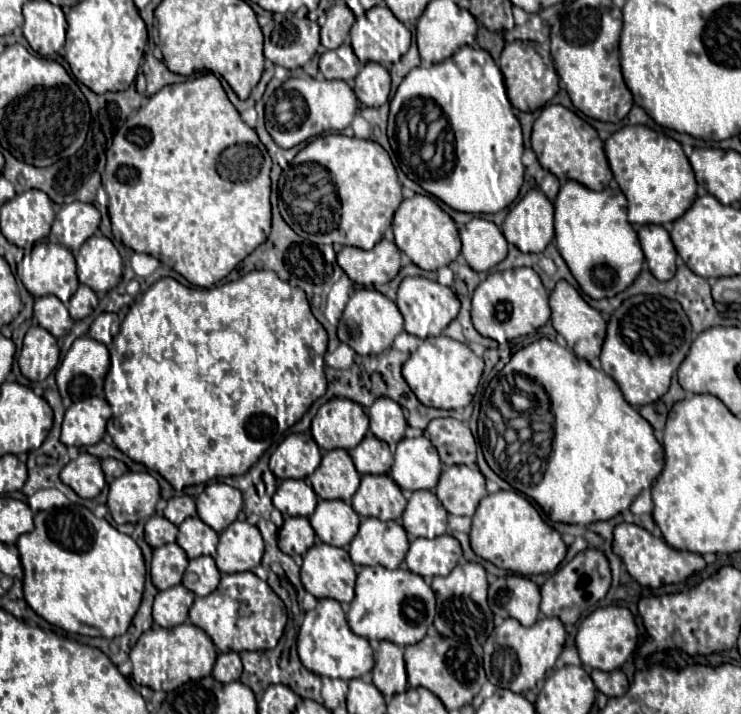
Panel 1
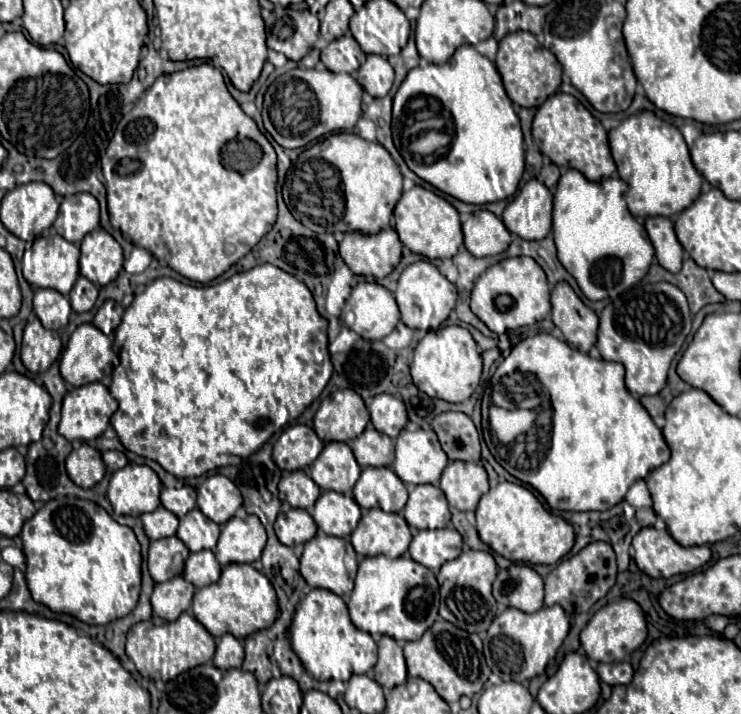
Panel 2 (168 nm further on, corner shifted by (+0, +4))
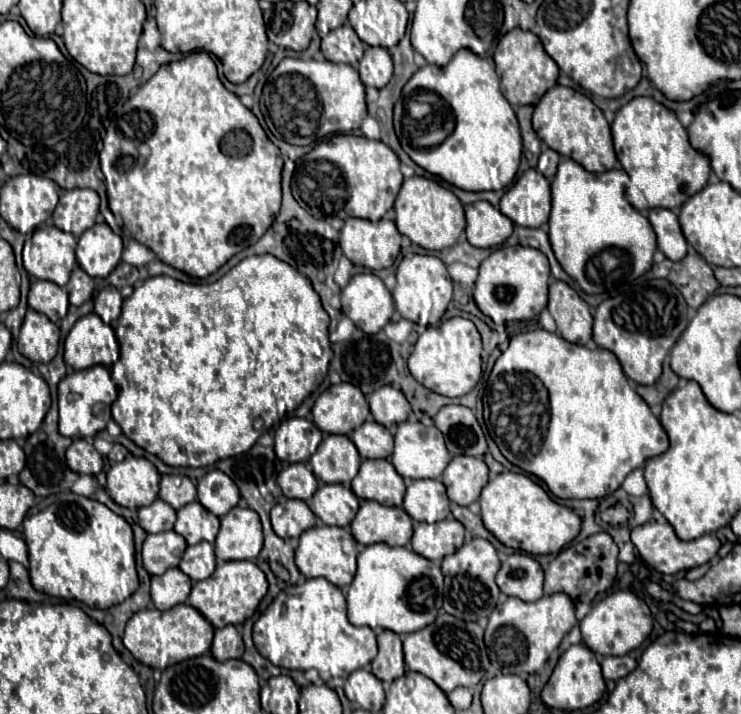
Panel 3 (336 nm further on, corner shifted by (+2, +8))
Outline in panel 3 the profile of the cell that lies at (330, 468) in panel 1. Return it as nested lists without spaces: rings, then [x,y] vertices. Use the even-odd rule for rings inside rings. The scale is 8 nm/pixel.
[[[326,435],[308,463],[312,465],[312,473],[320,481],[348,485],[358,475],[362,461],[350,437]]]

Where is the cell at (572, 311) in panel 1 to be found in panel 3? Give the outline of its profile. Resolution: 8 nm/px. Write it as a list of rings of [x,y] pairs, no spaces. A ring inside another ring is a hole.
[[[564,281],[550,285],[548,311],[556,321],[560,335],[578,345],[586,345],[592,339],[592,313],[580,295]]]

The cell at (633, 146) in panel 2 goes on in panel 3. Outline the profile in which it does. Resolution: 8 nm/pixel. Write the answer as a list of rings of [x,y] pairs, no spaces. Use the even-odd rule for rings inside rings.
[[[650,97],[628,101],[612,121],[612,139],[616,157],[628,173],[628,201],[638,209],[676,209],[694,193],[698,193],[710,173],[708,157],[688,143],[688,133],[672,111]]]

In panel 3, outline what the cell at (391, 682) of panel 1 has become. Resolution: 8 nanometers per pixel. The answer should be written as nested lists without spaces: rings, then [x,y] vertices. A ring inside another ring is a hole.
[[[382,631],[378,635],[378,655],[372,661],[372,673],[384,683],[392,683],[406,673],[402,641],[396,633]]]

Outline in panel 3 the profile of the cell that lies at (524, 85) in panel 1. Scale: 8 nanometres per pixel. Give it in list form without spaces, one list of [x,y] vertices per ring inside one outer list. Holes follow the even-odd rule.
[[[512,29],[498,41],[494,61],[496,61],[496,73],[500,75],[502,93],[510,101],[510,105],[536,105],[542,99],[542,95],[556,85],[560,73],[558,65],[542,49],[540,39],[532,31],[524,29]]]

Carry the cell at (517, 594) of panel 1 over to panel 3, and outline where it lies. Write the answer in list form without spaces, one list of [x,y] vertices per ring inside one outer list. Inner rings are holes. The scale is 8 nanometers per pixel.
[[[526,553],[510,555],[498,575],[496,583],[500,591],[508,597],[518,597],[522,601],[538,601],[542,597],[544,571],[536,559]]]

